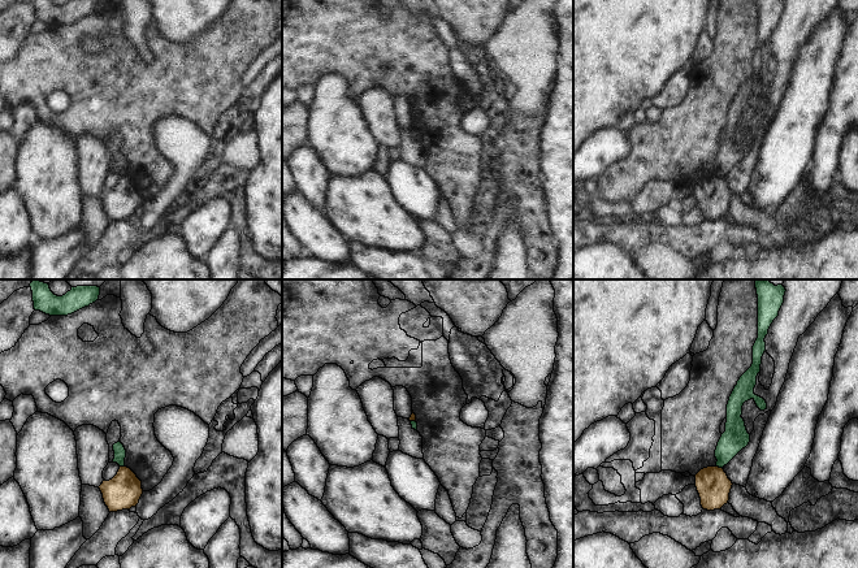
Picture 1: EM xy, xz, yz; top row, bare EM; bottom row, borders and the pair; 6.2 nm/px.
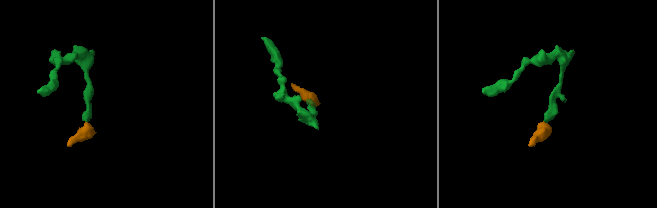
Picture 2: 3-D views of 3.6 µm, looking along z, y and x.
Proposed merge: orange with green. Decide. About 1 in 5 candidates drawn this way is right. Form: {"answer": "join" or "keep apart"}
{"answer": "keep apart"}

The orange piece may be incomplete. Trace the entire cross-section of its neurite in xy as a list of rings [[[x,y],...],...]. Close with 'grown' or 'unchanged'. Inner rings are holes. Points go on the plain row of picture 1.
[[[120,175],[117,183],[109,190],[104,188],[99,198],[109,221],[136,216],[143,203],[142,190],[127,175]]] | unchanged

